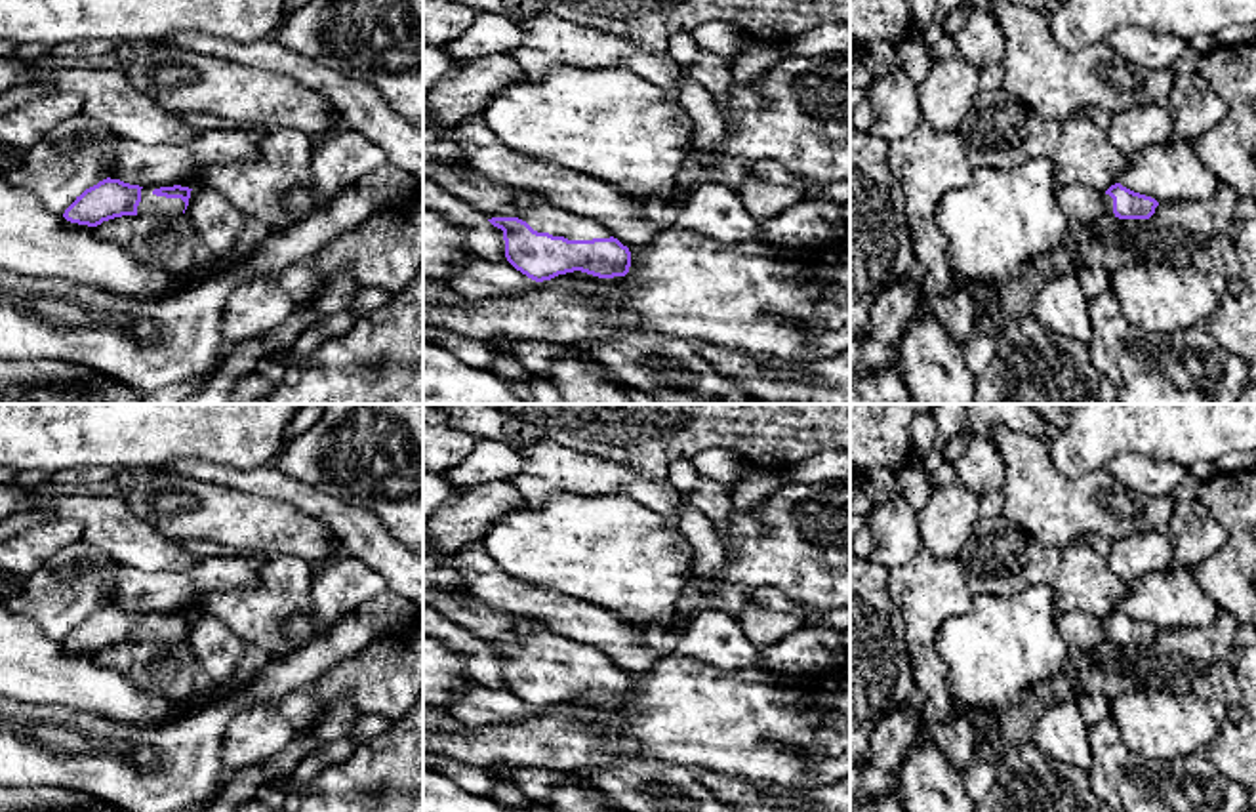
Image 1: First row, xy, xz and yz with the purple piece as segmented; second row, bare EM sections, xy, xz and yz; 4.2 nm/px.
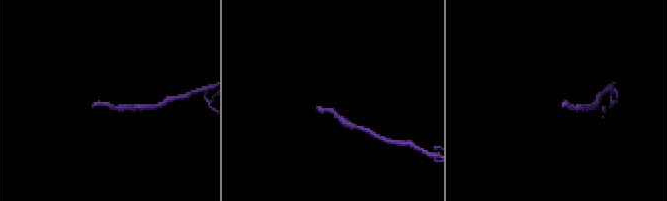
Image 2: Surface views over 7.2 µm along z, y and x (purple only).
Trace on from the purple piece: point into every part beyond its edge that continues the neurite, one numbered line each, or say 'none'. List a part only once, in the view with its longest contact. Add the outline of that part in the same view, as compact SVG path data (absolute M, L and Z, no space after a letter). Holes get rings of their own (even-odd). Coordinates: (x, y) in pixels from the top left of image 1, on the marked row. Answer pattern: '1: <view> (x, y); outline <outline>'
1: xz (492, 199); outline M465 158L456 162L423 160L423 177L438 183L444 191L469 204L486 219L518 217L537 233L564 236L568 240L610 238L610 231L591 217L562 210L549 200L536 198L528 210L517 210L517 189L497 183Z

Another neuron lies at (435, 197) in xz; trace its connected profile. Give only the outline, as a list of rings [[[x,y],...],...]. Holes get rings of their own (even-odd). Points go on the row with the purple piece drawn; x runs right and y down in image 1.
[[[423,177],[423,208],[435,210],[450,223],[461,227],[465,246],[473,257],[507,261],[503,231],[427,177]]]

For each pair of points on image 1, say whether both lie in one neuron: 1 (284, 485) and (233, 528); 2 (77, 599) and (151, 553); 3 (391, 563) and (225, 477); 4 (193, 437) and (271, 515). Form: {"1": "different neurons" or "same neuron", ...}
{"1": "different neurons", "2": "different neurons", "3": "same neuron", "4": "different neurons"}

